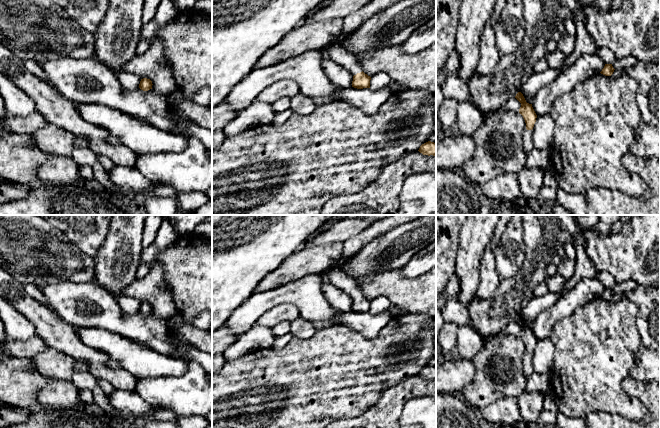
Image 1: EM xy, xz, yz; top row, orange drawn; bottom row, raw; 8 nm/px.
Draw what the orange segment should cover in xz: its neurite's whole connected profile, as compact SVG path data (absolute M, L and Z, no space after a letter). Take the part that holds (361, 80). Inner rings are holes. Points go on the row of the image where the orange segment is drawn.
M327 45L324 48L324 56L343 66L352 74L352 87L357 89L370 88L371 77L363 72L357 58L347 52L341 45Z

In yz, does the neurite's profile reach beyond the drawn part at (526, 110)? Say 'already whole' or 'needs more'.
needs more

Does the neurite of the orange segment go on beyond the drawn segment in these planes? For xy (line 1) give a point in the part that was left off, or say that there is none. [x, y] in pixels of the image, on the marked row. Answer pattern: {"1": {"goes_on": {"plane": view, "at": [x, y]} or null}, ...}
{"1": {"goes_on": null}}

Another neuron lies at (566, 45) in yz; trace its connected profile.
M568 33L561 36L561 39L557 42L557 49L565 54L570 55L576 46L576 36L572 36Z

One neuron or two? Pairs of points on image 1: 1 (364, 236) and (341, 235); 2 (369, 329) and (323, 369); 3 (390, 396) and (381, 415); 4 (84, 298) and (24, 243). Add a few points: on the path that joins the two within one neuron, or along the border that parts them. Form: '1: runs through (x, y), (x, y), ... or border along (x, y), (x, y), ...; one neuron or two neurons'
1: border along (370, 225), (343, 243); two neurons
2: border along (340, 325), (366, 338), (374, 338), (384, 327); two neurons
3: runs through (390, 401), (390, 405), (386, 410); one neuron
4: border along (89, 280), (59, 281), (43, 287); two neurons

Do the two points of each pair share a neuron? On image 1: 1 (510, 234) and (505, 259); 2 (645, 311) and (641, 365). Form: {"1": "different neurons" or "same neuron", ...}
{"1": "same neuron", "2": "same neuron"}

